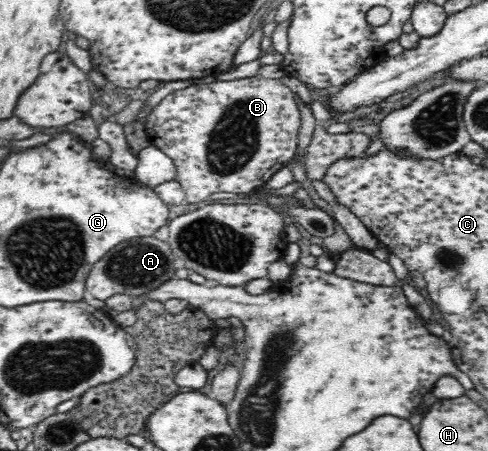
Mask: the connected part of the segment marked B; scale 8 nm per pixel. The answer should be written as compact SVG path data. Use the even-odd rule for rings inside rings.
M260 74L246 78L237 78L229 81L214 81L208 84L199 84L196 82L194 85L187 88L175 91L166 96L156 106L152 108L152 112L147 116L145 122L145 133L148 137L148 144L155 146L164 152L167 157L172 159L174 169L176 169L176 180L183 188L185 200L190 204L203 204L206 203L206 198L210 194L216 192L250 192L252 190L262 189L268 180L272 178L274 172L278 169L286 167L296 154L296 147L298 144L298 128L300 128L300 112L294 100L294 93L292 90L280 82L280 79L262 77Z

